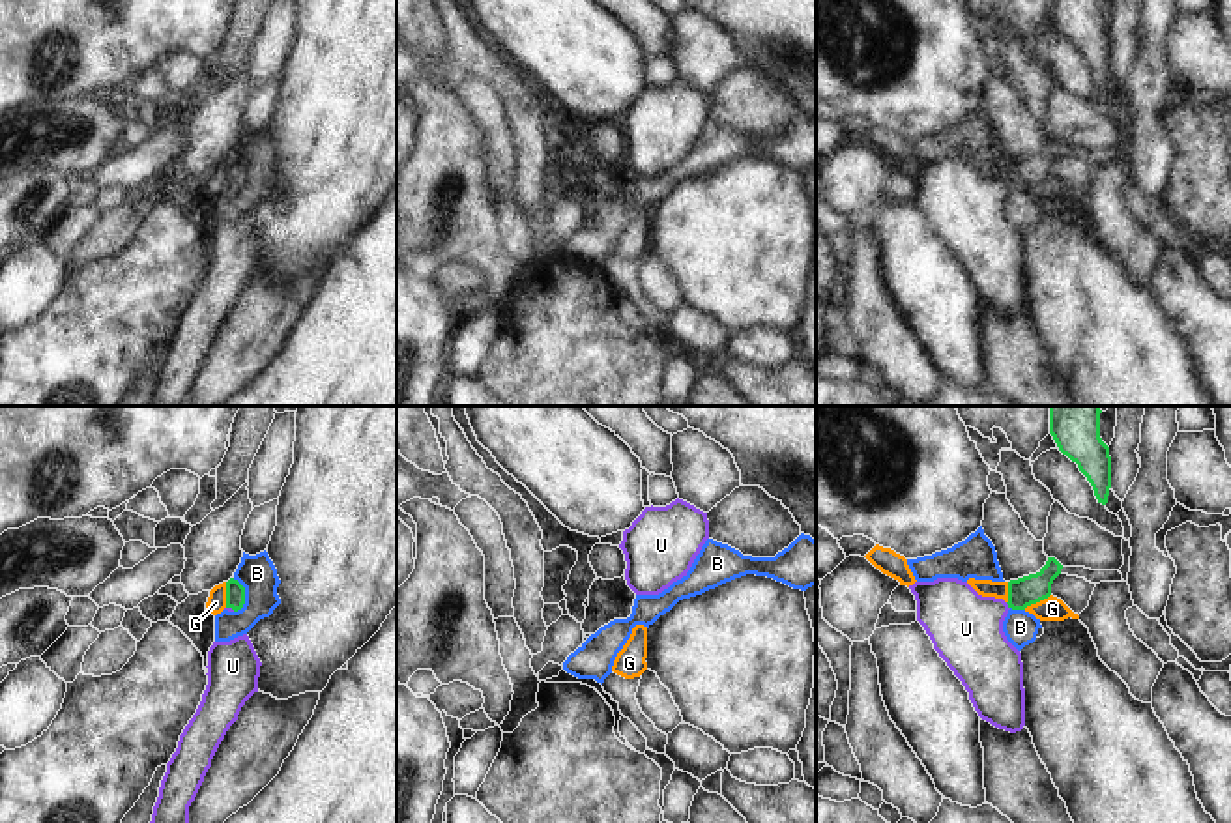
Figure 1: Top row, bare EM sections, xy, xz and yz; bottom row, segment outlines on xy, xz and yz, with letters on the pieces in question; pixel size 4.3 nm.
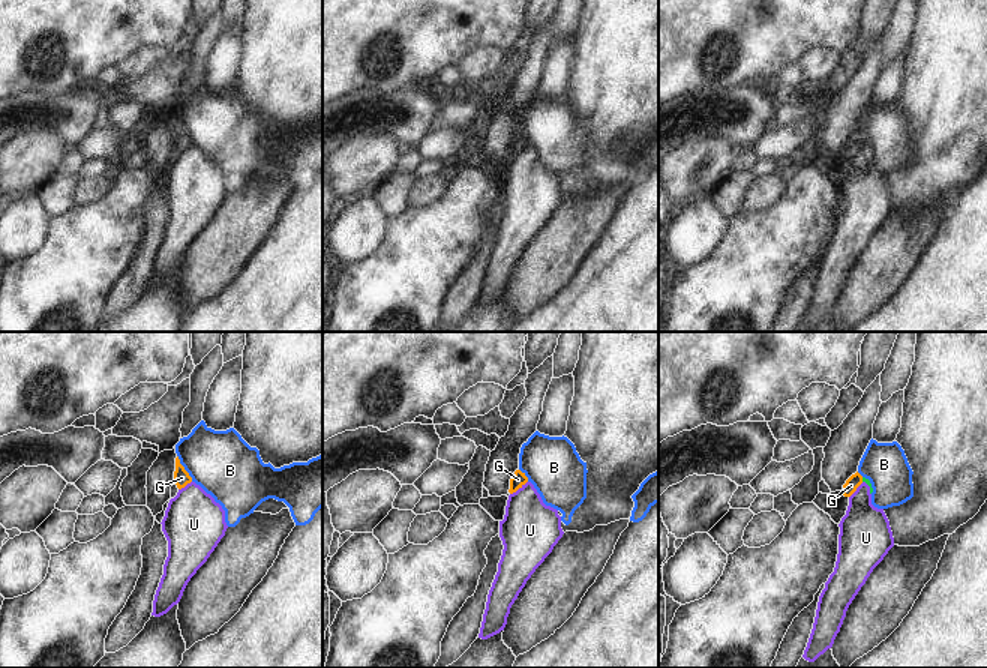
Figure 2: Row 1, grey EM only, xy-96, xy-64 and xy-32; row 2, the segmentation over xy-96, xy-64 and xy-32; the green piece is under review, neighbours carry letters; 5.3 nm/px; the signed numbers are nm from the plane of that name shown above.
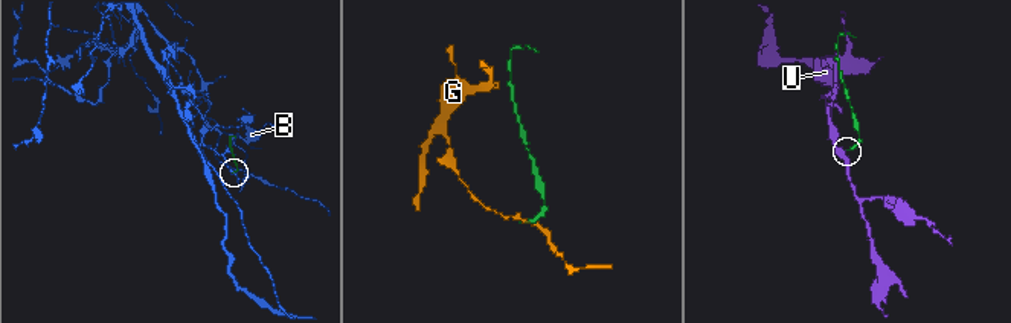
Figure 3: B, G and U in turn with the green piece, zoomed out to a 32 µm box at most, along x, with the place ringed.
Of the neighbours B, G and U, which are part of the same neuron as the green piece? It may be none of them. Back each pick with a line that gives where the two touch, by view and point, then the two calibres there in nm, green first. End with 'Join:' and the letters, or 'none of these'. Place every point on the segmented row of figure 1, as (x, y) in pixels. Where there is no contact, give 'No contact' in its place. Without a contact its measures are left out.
U: Touches green at yz (1009, 606). Thickness 130 nm (green) against 320 nm
Join: U.

